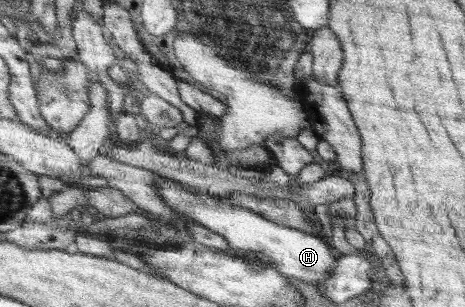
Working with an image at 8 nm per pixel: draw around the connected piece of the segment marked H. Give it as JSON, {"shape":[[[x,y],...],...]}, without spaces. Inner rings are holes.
{"shape":[[[174,180],[158,181],[156,188],[160,196],[166,200],[166,204],[172,206],[183,220],[192,220],[224,236],[228,241],[230,251],[252,250],[255,253],[261,252],[268,255],[270,262],[283,275],[316,286],[324,279],[328,279],[336,267],[338,254],[321,235],[278,225],[259,213],[242,206],[232,205],[226,200],[218,201],[210,196],[201,197],[191,188]]]}

